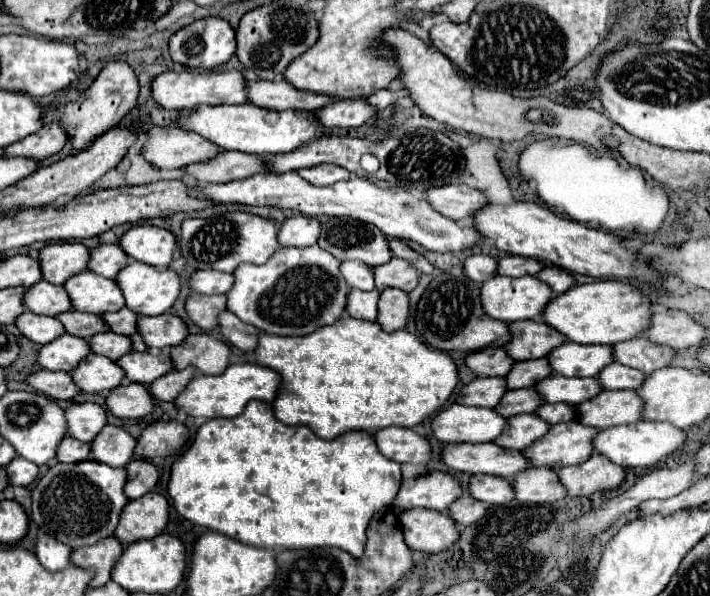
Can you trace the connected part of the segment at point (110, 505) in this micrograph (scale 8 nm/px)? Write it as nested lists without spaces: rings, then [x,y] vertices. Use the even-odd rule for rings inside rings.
[[[95,460],[77,464],[53,464],[33,490],[31,516],[43,532],[59,538],[59,542],[67,546],[91,546],[107,536],[113,536],[123,506],[129,502],[123,492],[125,480],[125,468],[111,468]]]

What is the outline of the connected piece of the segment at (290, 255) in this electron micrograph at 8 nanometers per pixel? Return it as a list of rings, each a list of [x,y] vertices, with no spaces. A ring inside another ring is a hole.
[[[317,244],[307,248],[281,248],[261,266],[241,264],[235,270],[235,284],[227,294],[227,310],[267,334],[307,336],[321,326],[333,324],[345,312],[351,288],[347,288],[339,266],[341,262]]]

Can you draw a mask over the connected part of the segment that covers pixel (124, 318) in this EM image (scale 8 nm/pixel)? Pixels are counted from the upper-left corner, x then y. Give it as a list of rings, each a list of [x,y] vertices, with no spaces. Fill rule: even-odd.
[[[121,308],[119,312],[107,312],[107,314],[103,314],[103,320],[111,326],[111,330],[115,334],[131,336],[137,332],[137,314],[133,310]]]

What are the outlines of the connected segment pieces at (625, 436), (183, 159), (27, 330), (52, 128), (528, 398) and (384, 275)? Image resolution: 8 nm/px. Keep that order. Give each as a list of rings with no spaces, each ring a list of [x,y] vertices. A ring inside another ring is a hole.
[[[639,420],[635,424],[627,426],[613,426],[605,428],[595,436],[595,450],[603,456],[607,456],[611,462],[623,466],[623,468],[647,468],[657,464],[659,460],[667,458],[671,452],[675,452],[683,442],[687,440],[687,430],[679,430],[677,426],[671,426],[669,422],[651,422],[651,420]]]
[[[155,126],[147,132],[147,140],[141,146],[141,156],[157,168],[185,169],[187,164],[205,162],[213,158],[219,146],[205,142],[203,136],[195,132],[185,132],[181,128]]]
[[[23,312],[17,318],[17,328],[23,332],[23,336],[27,336],[33,342],[39,344],[49,344],[55,338],[63,336],[63,324],[57,318],[51,316],[39,316],[39,314],[31,314],[31,312]]]
[[[49,124],[45,128],[41,128],[39,132],[23,138],[21,142],[15,142],[11,146],[3,148],[3,156],[11,158],[11,156],[21,156],[21,158],[31,158],[31,160],[47,160],[49,156],[57,154],[67,142],[65,130],[59,124]]]
[[[523,388],[523,390],[509,390],[503,400],[497,404],[497,412],[505,418],[525,414],[525,412],[535,412],[537,406],[541,406],[543,400],[539,398],[535,388]]]
[[[395,256],[387,264],[375,266],[373,270],[375,270],[375,288],[379,292],[385,288],[399,288],[411,292],[419,282],[419,272],[415,270],[415,266]]]

